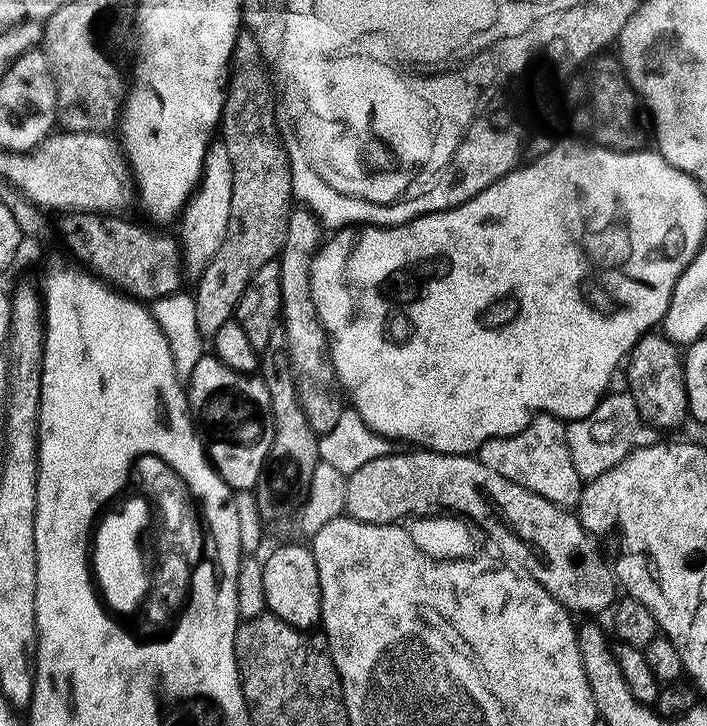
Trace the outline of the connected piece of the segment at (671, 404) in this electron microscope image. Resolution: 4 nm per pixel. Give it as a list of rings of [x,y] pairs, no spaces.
[[[651,332],[642,337],[626,361],[624,375],[631,397],[642,420],[651,428],[663,432],[682,425],[689,419],[688,391],[685,386],[683,357],[679,347],[660,332]]]

